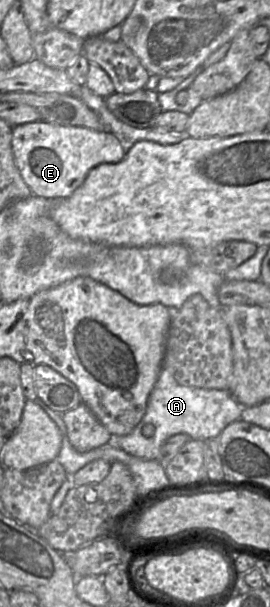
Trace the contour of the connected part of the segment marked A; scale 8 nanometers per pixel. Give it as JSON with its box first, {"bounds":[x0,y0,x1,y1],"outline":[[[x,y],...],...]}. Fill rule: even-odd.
{"bounds":[112,367,243,460],"outline":[[[162,367],[149,396],[146,412],[134,429],[124,436],[112,436],[112,442],[138,458],[161,460],[160,448],[169,437],[184,433],[191,439],[218,439],[222,431],[239,420],[243,410],[229,390],[206,389],[179,384],[170,372]]]}

